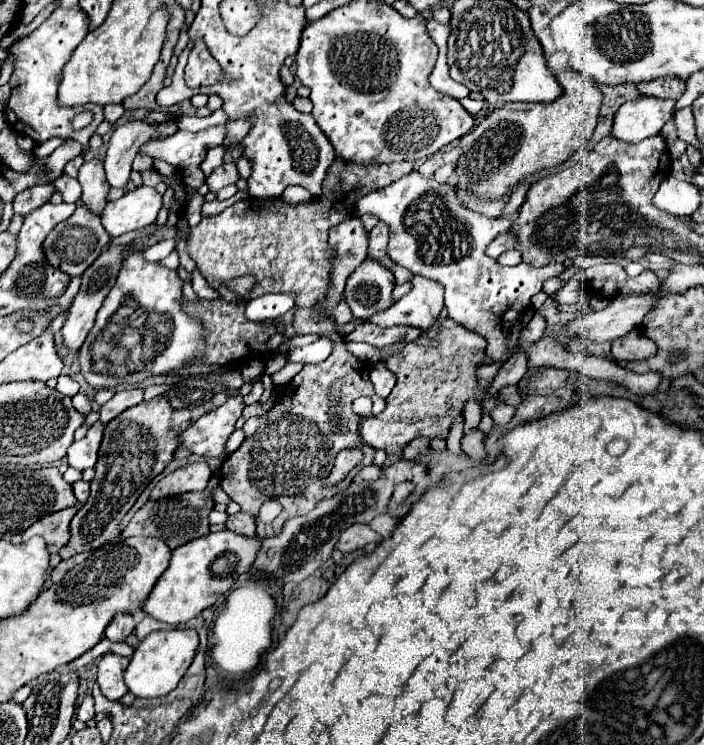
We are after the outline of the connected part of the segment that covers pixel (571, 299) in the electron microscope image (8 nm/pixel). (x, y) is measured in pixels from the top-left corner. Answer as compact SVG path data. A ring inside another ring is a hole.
M575 278L570 279L566 286L559 290L558 294L556 295L556 304L559 306L575 303L581 294L582 288L582 282Z

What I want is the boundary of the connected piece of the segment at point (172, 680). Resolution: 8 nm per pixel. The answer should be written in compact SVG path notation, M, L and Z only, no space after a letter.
M176 628L176 630L160 630L148 634L136 648L130 658L130 666L124 672L124 680L128 690L136 698L160 698L172 692L188 666L194 660L198 648L198 632L192 628Z

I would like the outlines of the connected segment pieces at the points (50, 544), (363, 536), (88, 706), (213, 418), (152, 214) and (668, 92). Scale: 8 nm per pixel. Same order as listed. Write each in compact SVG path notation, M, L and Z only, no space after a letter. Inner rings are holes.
M72 506L72 508L66 508L66 510L60 510L56 514L48 514L44 518L40 518L38 522L34 522L24 534L22 534L22 540L30 540L32 536L42 536L46 540L46 548L50 554L56 554L70 538L70 530L68 530L68 524L72 520L72 516L78 512L78 506Z
M352 524L350 528L346 528L346 532L340 534L336 548L346 554L346 552L354 552L358 548L364 548L370 542L380 544L382 536L378 532L374 532L368 524Z
M86 696L84 702L78 706L76 718L82 720L82 722L90 722L94 718L94 700L92 700L92 696Z
M230 396L226 404L204 414L190 428L180 432L180 444L186 446L196 456L222 458L226 454L226 440L234 432L236 420L242 416L244 402L242 396Z
M140 186L134 192L126 192L122 198L108 202L102 210L102 226L112 238L126 232L146 228L156 222L162 208L162 196L148 186Z
M666 76L666 78L652 80L652 82L640 82L640 84L636 84L636 88L646 96L678 100L684 94L686 82L680 78L674 78L674 76Z

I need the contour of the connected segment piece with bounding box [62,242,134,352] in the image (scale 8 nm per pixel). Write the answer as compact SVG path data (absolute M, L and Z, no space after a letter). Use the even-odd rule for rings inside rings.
M132 242L132 244L124 244L124 246L122 246L122 244L110 244L108 250L104 250L104 252L96 258L96 262L82 274L80 292L76 294L76 298L74 298L74 302L72 302L72 306L70 306L68 320L66 320L64 328L62 328L64 344L66 344L68 350L74 350L74 352L80 350L86 334L88 334L90 328L94 326L94 318L96 318L98 308L102 306L104 298L108 296L108 292L112 290L112 286L114 286L114 282L116 282L116 276L118 276L120 266L122 266L122 260L124 260L124 252L126 252L128 248L132 248L132 246L134 246L134 242Z

